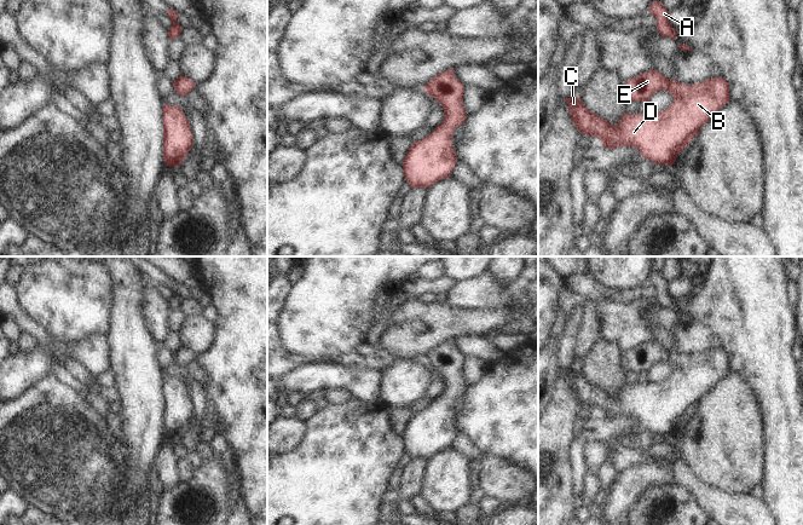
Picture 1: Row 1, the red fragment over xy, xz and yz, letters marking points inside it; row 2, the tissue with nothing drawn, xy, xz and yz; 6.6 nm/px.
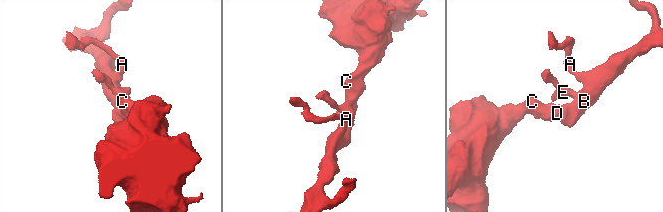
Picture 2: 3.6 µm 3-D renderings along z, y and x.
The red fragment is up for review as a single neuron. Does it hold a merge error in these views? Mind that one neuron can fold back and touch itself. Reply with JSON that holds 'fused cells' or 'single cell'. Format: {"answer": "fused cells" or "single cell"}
{"answer": "single cell"}

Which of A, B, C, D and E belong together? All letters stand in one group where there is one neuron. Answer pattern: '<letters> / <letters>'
A B C D E

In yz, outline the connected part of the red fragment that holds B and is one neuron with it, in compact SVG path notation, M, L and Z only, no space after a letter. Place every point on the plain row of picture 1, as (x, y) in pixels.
M649 341L625 353L620 364L629 375L649 373L658 362L671 364L674 373L668 380L646 385L625 383L617 396L591 383L577 367L564 371L579 404L597 408L603 419L632 417L654 435L671 438L701 398L729 373L729 354L724 348L712 348L684 356Z

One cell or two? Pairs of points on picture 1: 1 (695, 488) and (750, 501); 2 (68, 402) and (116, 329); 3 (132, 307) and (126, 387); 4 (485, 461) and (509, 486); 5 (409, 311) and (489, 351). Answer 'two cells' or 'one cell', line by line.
1: one cell
2: two cells
3: one cell
4: one cell
5: two cells

